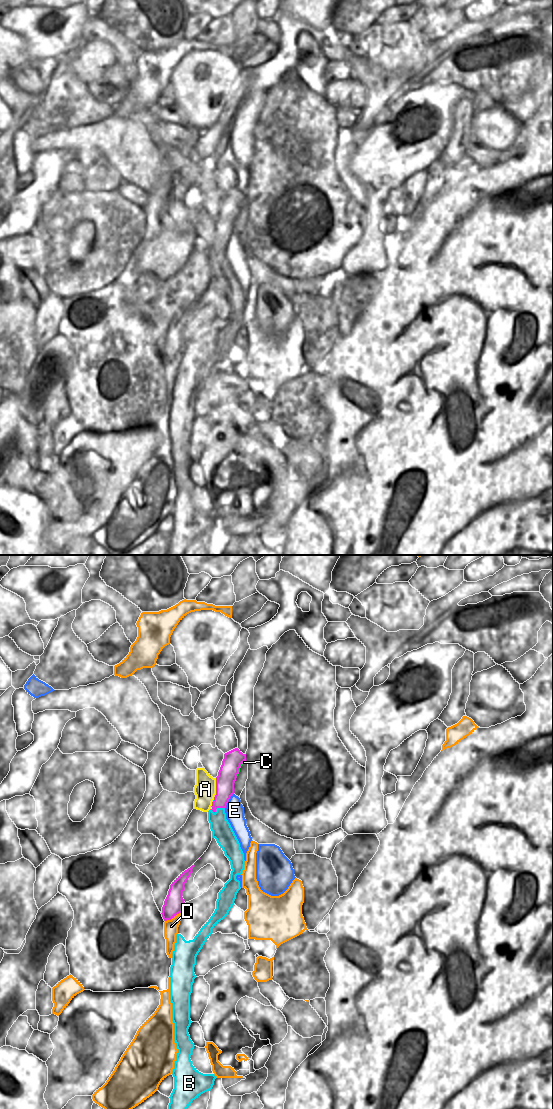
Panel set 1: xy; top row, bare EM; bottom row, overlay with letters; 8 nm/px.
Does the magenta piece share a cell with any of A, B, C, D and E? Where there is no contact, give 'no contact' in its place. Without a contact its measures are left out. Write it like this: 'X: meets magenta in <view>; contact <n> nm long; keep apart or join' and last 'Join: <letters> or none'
A: meets magenta in xy; contact 180 nm long; keep apart
B: meets magenta in xy; contact 120 nm long; keep apart
C: meets magenta in xy; contact 150 nm long; keep apart
D: meets magenta in xy; contact 160 nm long; keep apart
E: meets magenta in xy; contact 140 nm long; keep apart
Join: none

